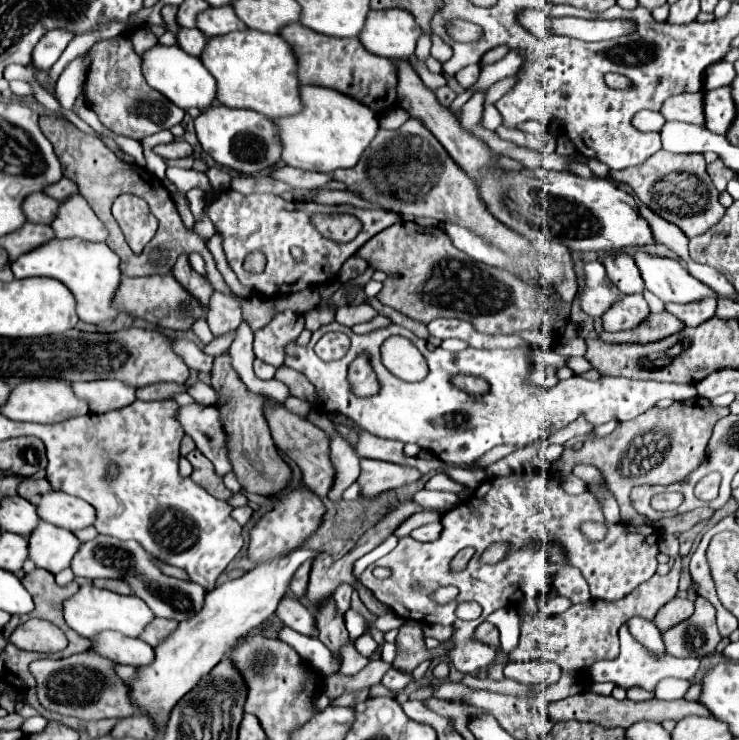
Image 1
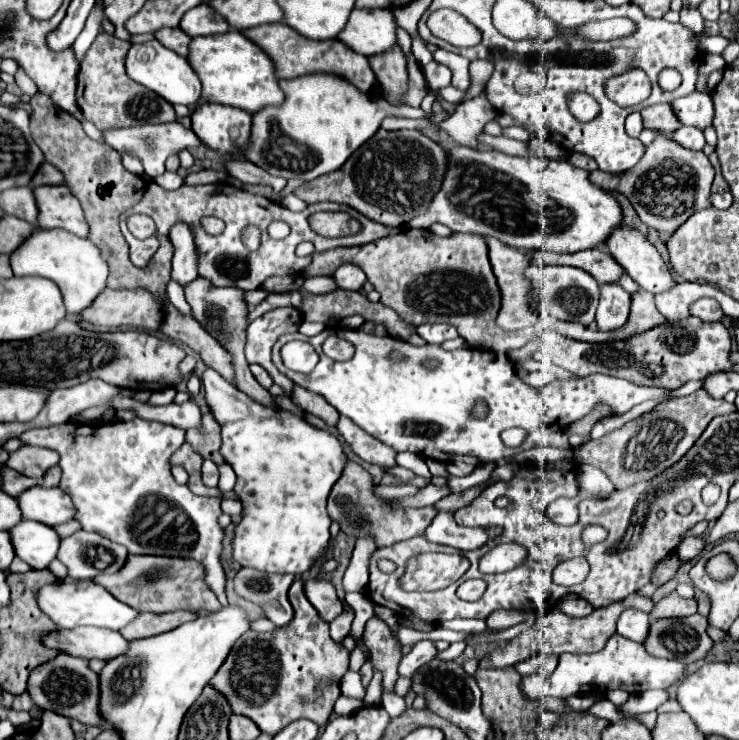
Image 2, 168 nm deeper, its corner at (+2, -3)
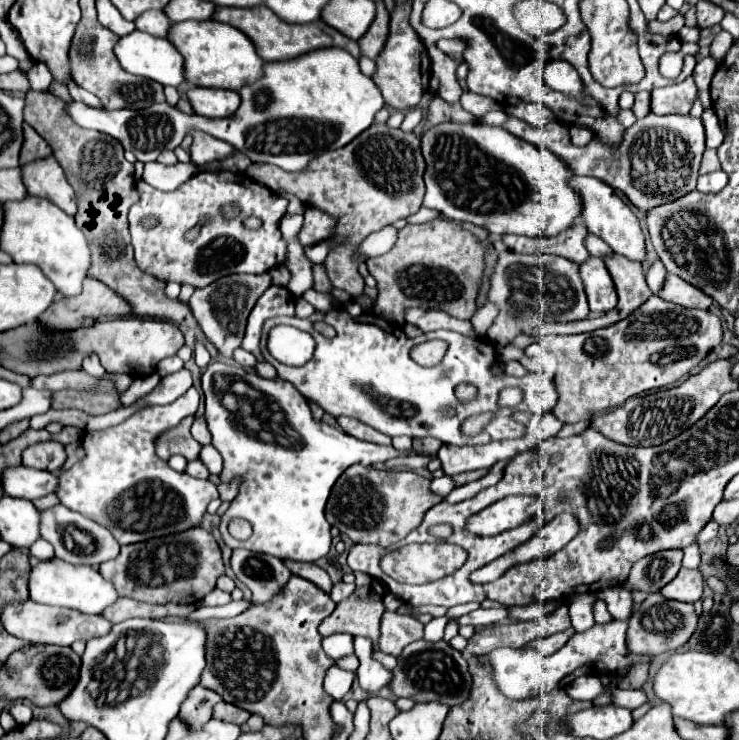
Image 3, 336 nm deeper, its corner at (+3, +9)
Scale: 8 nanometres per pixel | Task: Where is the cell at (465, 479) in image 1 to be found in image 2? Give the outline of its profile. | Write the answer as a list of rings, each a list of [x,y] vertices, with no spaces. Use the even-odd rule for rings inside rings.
[[[340,418],[338,422],[338,432],[344,436],[344,440],[348,442],[348,446],[366,462],[378,464],[378,466],[386,466],[392,468],[396,466],[396,450],[392,450],[390,446],[382,444],[380,440],[372,438],[370,434],[366,434],[362,428],[358,428],[352,420],[348,418]]]

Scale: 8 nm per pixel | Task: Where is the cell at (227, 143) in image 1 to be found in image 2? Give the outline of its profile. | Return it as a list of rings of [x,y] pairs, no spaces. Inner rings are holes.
[[[200,104],[192,112],[190,118],[192,118],[192,130],[196,132],[196,136],[212,150],[218,150],[222,154],[230,154],[236,158],[238,150],[248,144],[250,128],[252,128],[252,116],[240,108],[222,106],[222,104]]]

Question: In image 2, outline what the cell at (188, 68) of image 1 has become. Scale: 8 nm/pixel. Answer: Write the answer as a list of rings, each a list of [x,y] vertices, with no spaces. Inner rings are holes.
[[[150,40],[150,42],[144,42],[144,44],[134,44],[128,50],[128,54],[126,54],[126,74],[134,82],[150,88],[152,92],[156,92],[158,96],[168,100],[170,104],[194,106],[200,100],[202,84],[200,84],[196,72],[192,70],[192,66],[188,64],[188,60],[178,56],[176,52],[164,48],[158,40]]]

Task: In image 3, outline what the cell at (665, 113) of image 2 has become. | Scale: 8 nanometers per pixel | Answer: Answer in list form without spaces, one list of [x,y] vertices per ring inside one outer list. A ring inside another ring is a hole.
[[[637,92],[635,94],[635,104],[633,104],[631,110],[637,118],[645,118],[651,112],[651,94],[649,92]]]

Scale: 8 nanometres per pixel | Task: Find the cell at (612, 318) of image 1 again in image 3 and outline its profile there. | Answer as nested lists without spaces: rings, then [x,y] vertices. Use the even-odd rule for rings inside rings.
[[[591,256],[591,260],[581,264],[581,278],[591,310],[603,314],[617,306],[617,290],[613,278],[601,258]]]

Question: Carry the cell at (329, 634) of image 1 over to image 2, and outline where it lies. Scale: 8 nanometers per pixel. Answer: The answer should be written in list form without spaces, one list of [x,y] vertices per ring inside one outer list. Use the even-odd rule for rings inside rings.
[[[306,580],[304,592],[326,622],[332,622],[344,610],[340,598],[336,596],[336,588],[328,580]]]

